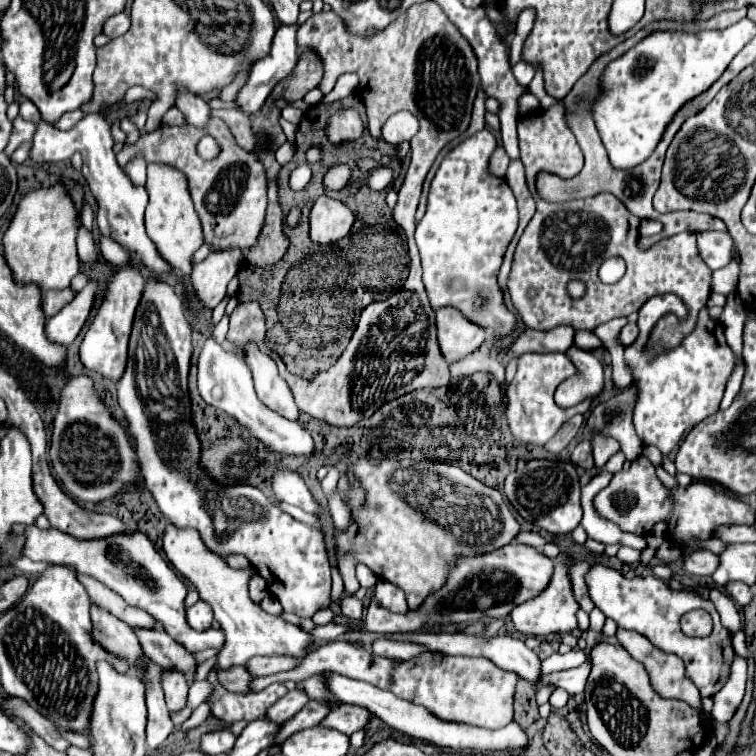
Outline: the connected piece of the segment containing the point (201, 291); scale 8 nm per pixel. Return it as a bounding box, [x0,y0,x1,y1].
[189,247,241,309]

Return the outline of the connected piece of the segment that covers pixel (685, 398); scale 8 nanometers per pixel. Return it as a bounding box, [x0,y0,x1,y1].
[625,295,737,455]

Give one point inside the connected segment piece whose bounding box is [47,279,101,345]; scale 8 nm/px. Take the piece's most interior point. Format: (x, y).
(62, 328)

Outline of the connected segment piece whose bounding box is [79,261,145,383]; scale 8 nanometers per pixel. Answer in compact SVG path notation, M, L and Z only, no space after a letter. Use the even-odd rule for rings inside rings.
M131 261L129 265L119 267L119 271L111 277L109 293L103 299L103 303L99 307L99 313L97 313L95 321L91 323L91 327L87 329L85 339L81 343L81 349L79 349L81 363L87 369L97 371L99 375L111 379L113 383L117 383L117 379L121 379L121 375L125 371L129 335L131 335L131 327L133 327L133 315L135 315L135 311L139 307L143 289L145 289L145 281L143 281L141 273L137 271L135 261Z

